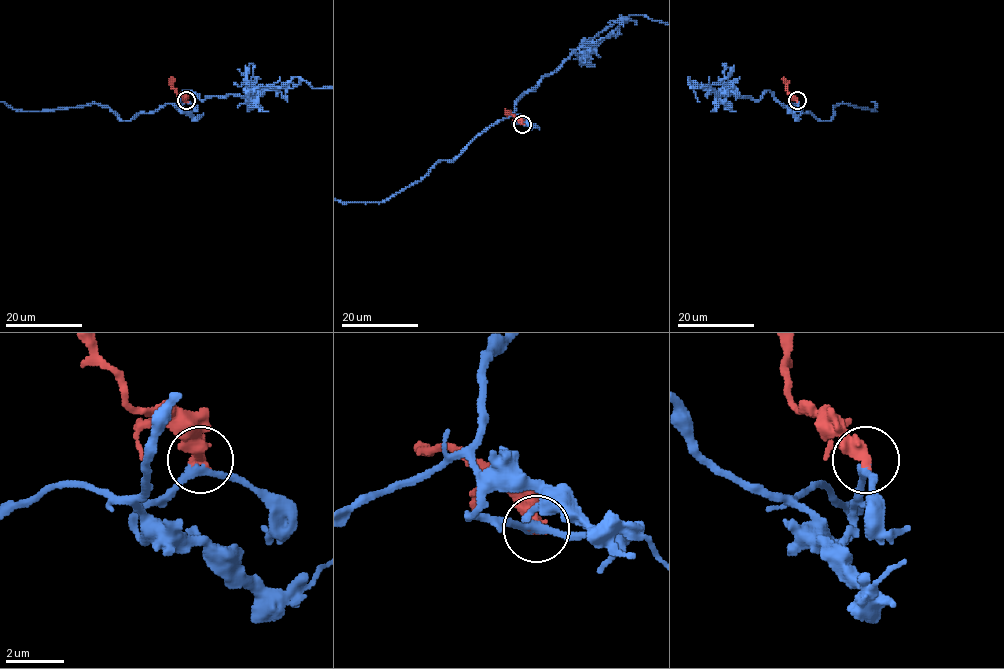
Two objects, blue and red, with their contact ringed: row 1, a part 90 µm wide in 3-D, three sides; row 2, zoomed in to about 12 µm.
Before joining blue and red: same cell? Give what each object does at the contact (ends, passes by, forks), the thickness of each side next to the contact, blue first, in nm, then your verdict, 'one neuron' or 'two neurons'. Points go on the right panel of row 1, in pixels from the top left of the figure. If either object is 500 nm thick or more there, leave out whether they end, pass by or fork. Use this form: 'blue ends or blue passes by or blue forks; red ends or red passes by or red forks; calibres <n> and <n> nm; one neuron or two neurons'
calibres 240 and 500 nm; one neuron

